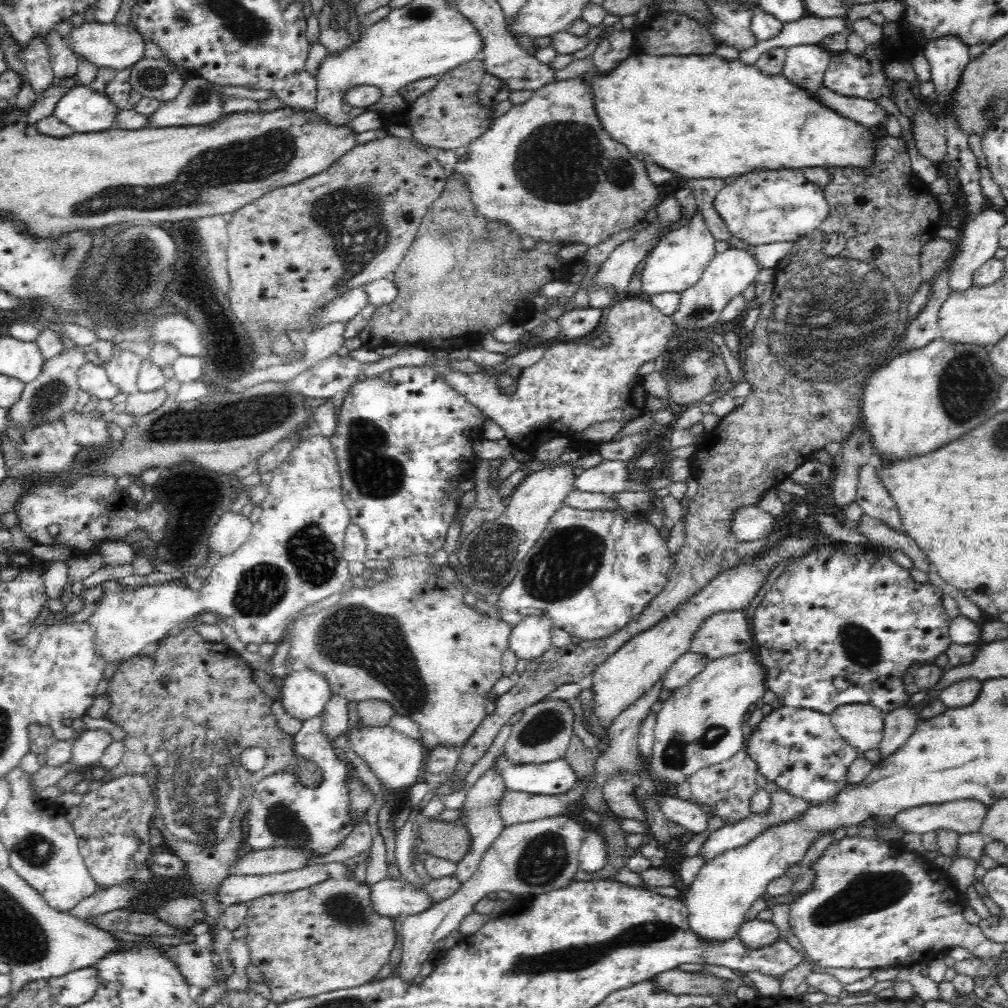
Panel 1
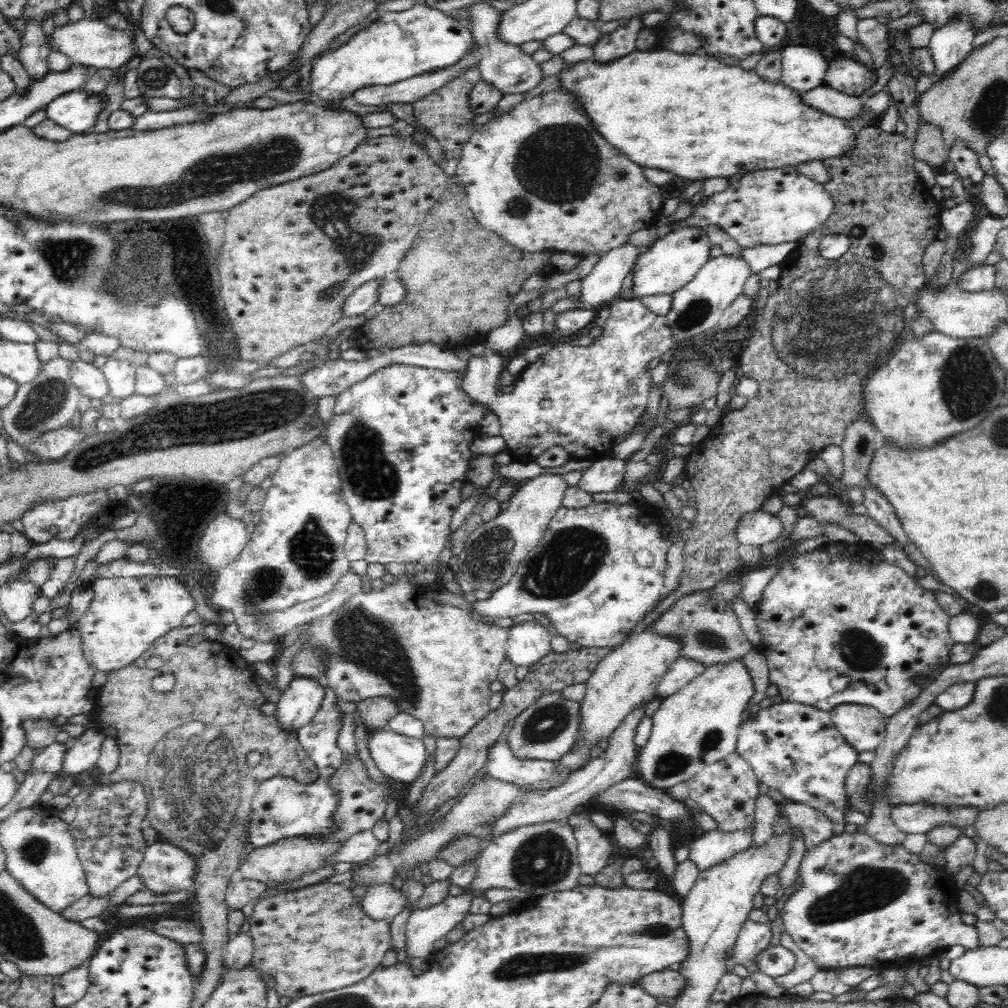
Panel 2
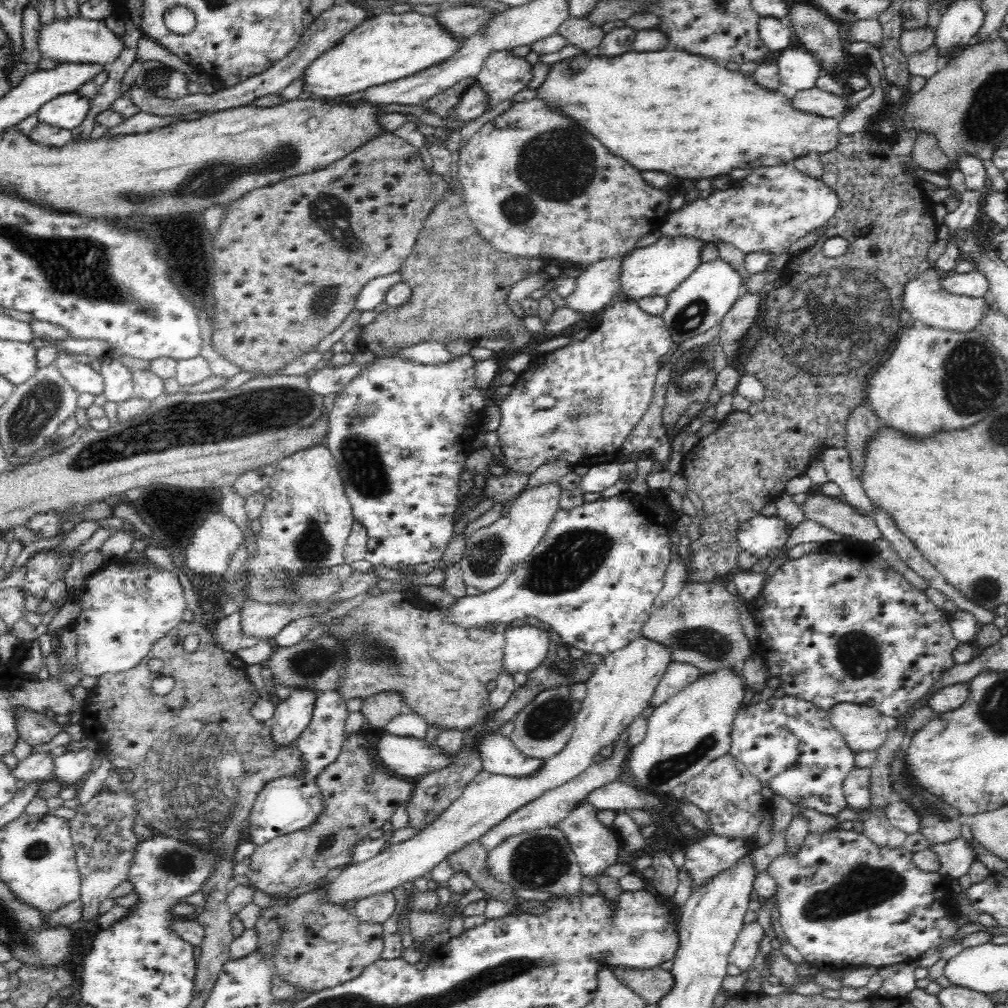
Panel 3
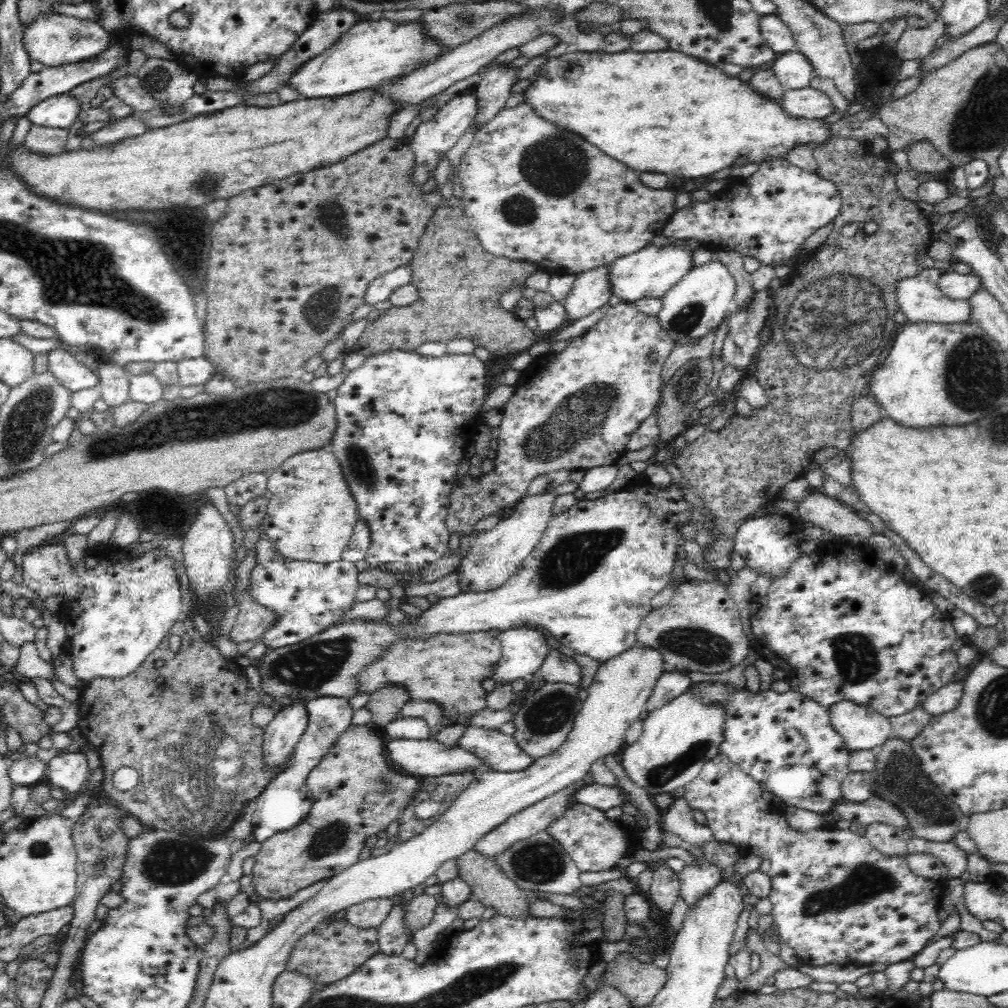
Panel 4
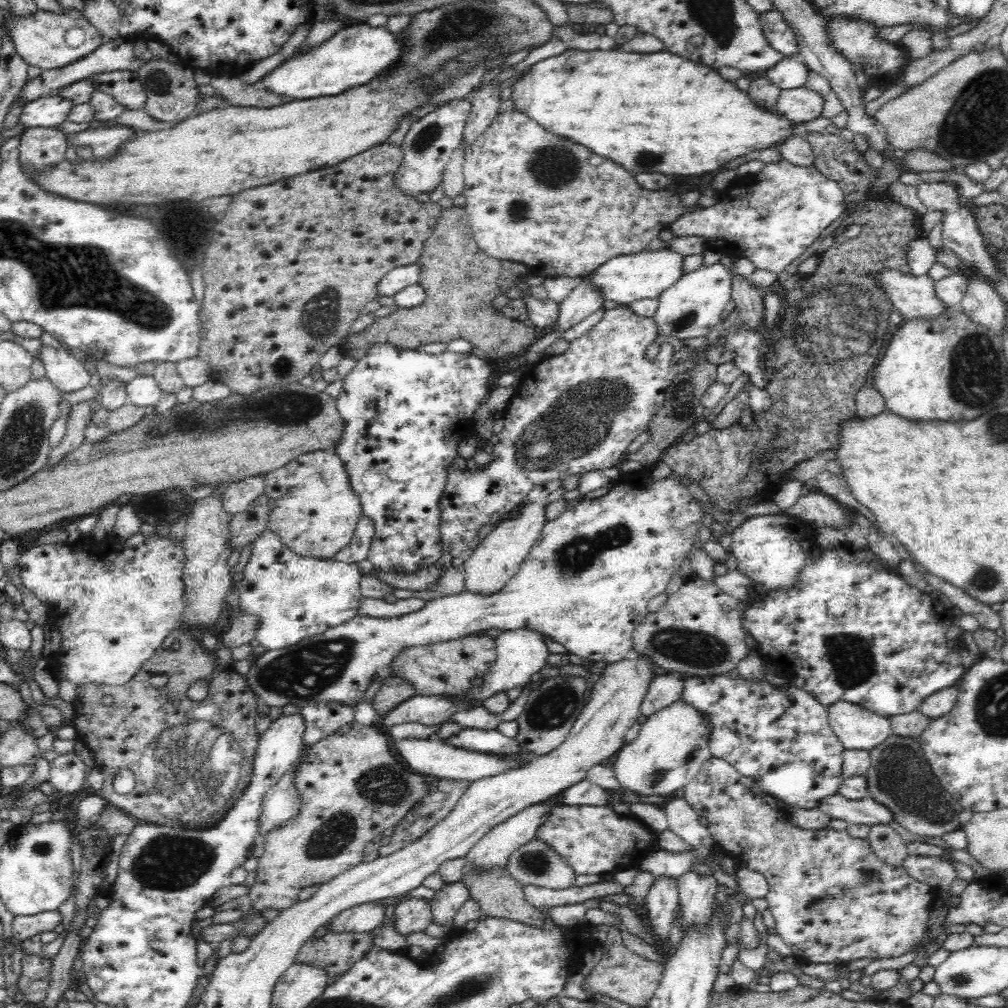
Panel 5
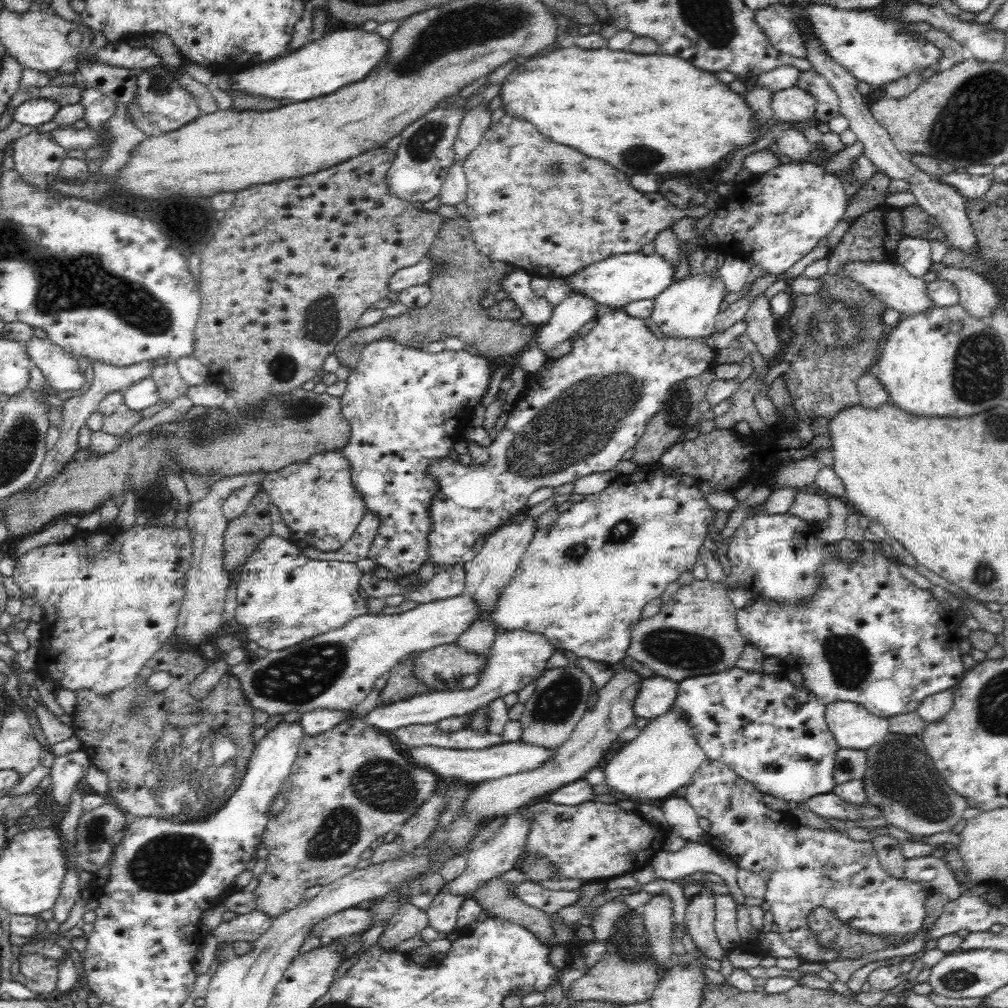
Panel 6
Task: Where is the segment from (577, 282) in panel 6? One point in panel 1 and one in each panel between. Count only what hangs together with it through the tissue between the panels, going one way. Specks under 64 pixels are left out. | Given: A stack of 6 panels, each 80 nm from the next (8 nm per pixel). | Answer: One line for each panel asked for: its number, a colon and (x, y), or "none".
1: (675, 263)
2: (669, 263)
3: (655, 270)
4: (653, 270)
5: (626, 278)

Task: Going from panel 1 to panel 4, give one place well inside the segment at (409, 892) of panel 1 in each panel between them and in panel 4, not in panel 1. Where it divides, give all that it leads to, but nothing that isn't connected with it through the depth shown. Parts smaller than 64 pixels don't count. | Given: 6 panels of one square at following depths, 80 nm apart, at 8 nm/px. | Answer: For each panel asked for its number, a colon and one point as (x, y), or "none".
2: (381, 903)
3: (376, 909)
4: (369, 914)

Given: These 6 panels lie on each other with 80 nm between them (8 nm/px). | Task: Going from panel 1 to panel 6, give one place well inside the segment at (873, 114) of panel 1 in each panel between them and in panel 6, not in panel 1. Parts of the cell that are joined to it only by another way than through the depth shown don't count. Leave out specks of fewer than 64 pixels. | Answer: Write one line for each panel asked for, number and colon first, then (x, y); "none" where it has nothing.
2: (824, 99)
3: (814, 101)
4: (807, 102)
5: (801, 104)
6: (792, 105)

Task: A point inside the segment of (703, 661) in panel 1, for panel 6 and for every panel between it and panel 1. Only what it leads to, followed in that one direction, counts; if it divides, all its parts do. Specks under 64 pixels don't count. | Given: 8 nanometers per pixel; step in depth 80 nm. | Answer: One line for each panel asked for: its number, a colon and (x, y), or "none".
2: (682, 671)
3: (678, 676)
4: (670, 685)
5: (664, 690)
6: (656, 695)

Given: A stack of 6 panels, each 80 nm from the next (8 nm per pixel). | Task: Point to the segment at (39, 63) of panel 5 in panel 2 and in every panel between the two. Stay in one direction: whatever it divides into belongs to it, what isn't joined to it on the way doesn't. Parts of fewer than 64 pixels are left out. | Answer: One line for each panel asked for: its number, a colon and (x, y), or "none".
2: (94, 43)
3: (76, 40)
4: (46, 40)

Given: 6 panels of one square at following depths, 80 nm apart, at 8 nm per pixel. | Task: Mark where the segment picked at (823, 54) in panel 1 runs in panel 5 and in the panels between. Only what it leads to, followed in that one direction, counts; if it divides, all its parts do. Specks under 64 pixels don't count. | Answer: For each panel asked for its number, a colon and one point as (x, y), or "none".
2: (802, 68)
3: (797, 70)
4: (792, 70)
5: (787, 73)

